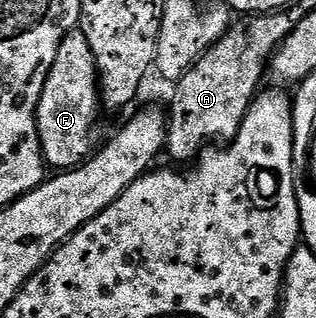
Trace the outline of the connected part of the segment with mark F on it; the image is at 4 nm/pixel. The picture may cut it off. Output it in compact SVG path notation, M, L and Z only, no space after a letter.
M77 27L62 39L54 67L50 67L50 75L38 99L38 139L44 152L44 164L49 170L75 169L92 156L92 128L96 125L99 113L102 113L102 102L96 76L96 60L90 51L90 43L86 43L86 35Z

